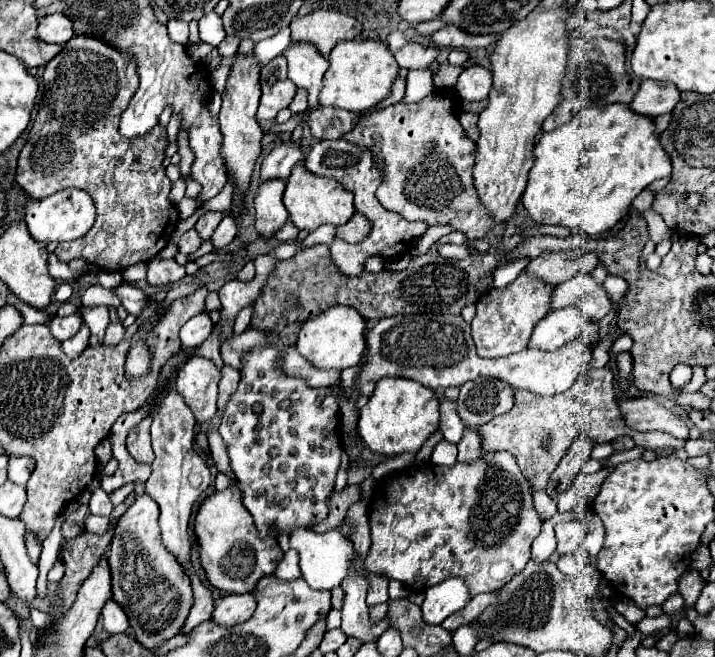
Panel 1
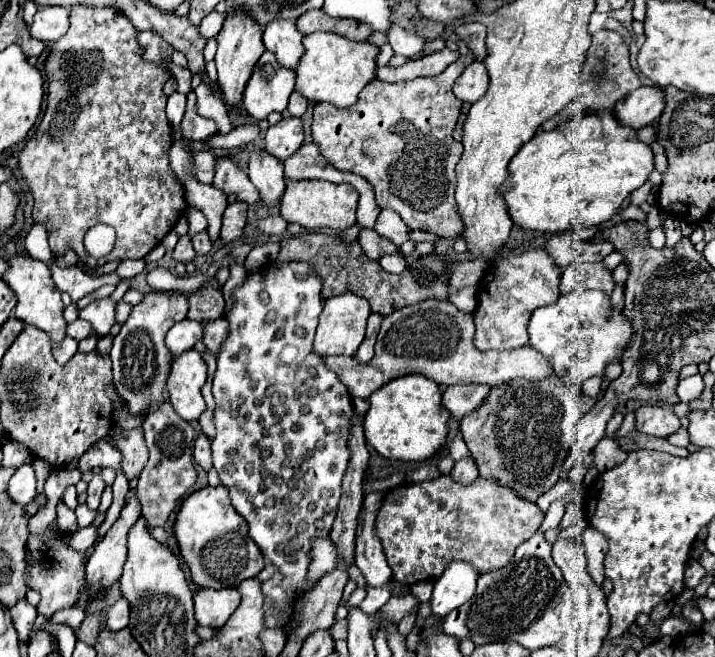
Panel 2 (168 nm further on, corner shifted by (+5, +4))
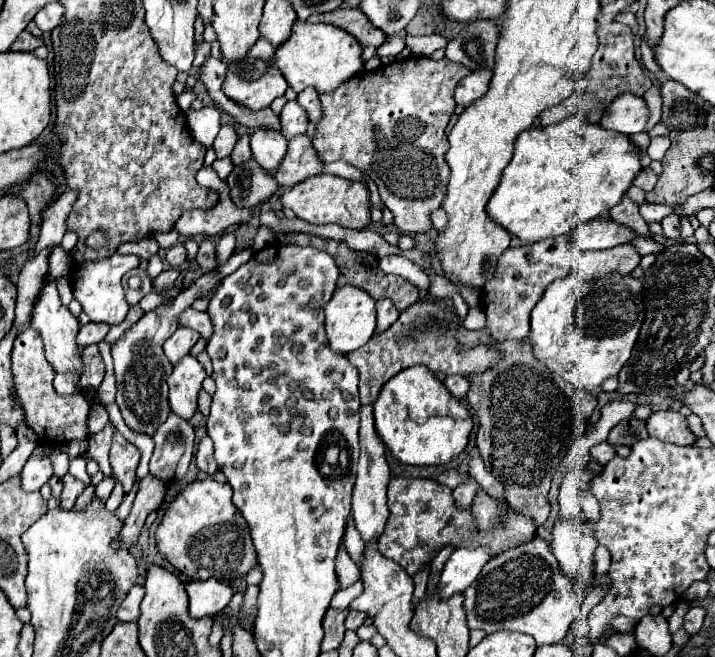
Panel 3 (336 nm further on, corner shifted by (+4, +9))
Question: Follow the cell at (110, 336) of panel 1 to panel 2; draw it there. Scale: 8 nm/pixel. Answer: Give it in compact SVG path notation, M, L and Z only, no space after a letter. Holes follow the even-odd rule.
M109 298L95 300L89 306L85 306L83 310L79 310L79 318L91 322L93 328L97 330L97 334L105 336L105 334L109 334L111 326L115 324L115 302L111 302Z

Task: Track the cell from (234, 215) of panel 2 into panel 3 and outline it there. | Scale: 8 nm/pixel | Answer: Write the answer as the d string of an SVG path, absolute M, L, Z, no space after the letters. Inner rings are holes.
M254 159L234 165L226 183L230 187L232 201L244 209L252 209L258 203L268 201L268 197L278 189L274 175L262 171L262 167L258 167Z

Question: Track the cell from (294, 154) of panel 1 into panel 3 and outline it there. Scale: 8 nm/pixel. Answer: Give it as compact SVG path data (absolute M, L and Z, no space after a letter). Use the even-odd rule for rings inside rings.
M288 101L280 113L282 119L282 135L288 139L292 135L298 133L306 133L308 127L308 115L306 111L296 103L296 101Z

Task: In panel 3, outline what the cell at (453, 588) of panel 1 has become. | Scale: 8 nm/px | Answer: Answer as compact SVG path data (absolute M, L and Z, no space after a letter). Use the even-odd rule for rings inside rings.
M458 547L442 569L442 577L438 581L440 597L448 599L454 593L462 593L476 579L476 575L480 575L482 567L490 559L492 551L488 547L478 547L478 549Z

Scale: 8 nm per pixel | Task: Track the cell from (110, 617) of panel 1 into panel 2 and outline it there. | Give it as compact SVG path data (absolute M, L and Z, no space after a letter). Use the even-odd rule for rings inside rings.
M125 598L117 600L105 614L105 626L109 630L121 630L129 624L129 604Z

